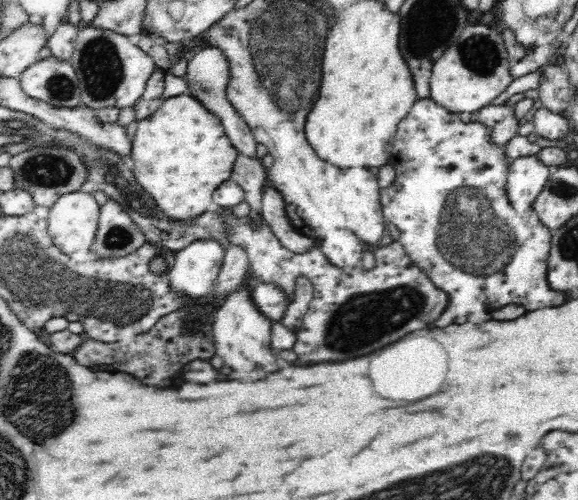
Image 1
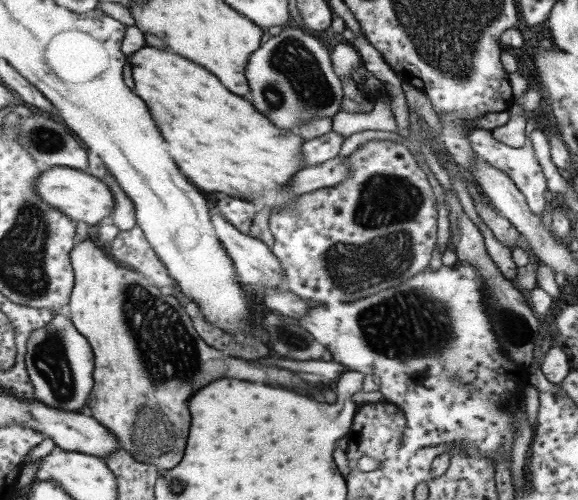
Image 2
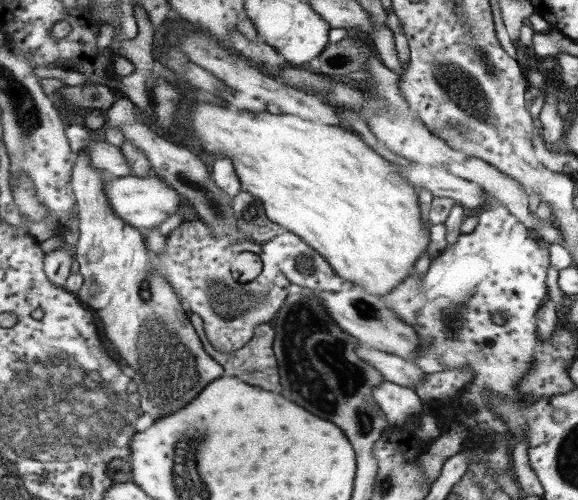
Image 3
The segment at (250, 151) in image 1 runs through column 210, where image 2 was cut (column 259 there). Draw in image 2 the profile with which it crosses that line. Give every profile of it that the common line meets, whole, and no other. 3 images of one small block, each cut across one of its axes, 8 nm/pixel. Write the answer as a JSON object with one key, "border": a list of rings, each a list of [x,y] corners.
{"border":[[[286,26],[280,34],[261,43],[260,48],[250,55],[245,71],[250,88],[248,97],[254,108],[266,115],[274,126],[298,134],[298,127],[312,121],[312,118],[333,117],[341,110],[344,94],[341,80],[336,73],[328,49],[316,37],[300,27]]]}

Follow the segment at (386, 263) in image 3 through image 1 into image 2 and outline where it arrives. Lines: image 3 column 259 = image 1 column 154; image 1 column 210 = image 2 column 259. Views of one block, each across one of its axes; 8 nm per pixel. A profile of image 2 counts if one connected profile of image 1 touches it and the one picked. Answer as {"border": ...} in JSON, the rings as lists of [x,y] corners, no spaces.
{"border":[[[146,45],[132,53],[127,62],[132,64],[132,77],[136,83],[133,92],[152,110],[150,114],[156,126],[170,144],[172,158],[176,158],[180,172],[188,180],[208,194],[221,192],[269,208],[271,212],[296,204],[302,195],[289,190],[289,182],[303,166],[301,144],[306,140],[300,134],[274,126],[266,115],[254,108],[248,96],[232,93],[214,74],[170,48]]]}

